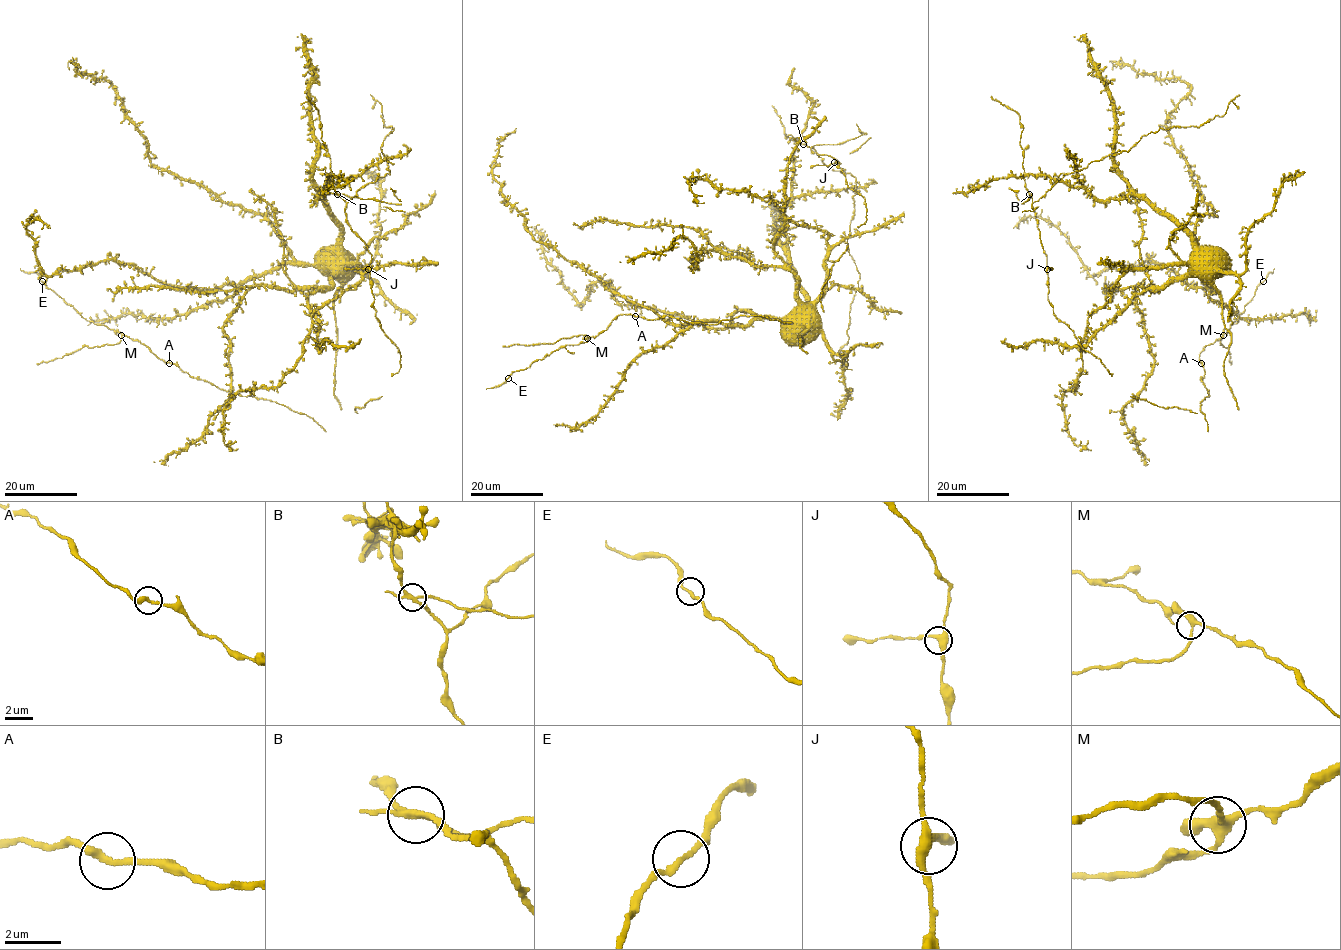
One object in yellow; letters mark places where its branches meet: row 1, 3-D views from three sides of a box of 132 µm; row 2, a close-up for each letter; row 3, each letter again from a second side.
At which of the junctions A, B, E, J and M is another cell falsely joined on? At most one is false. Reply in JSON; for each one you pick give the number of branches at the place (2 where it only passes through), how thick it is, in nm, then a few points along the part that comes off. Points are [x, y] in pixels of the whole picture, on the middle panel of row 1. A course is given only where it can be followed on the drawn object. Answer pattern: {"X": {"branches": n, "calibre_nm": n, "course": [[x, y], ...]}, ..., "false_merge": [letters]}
{"B": {"branches": 4, "calibre_nm": 240}, "false_merge": ["B"]}

